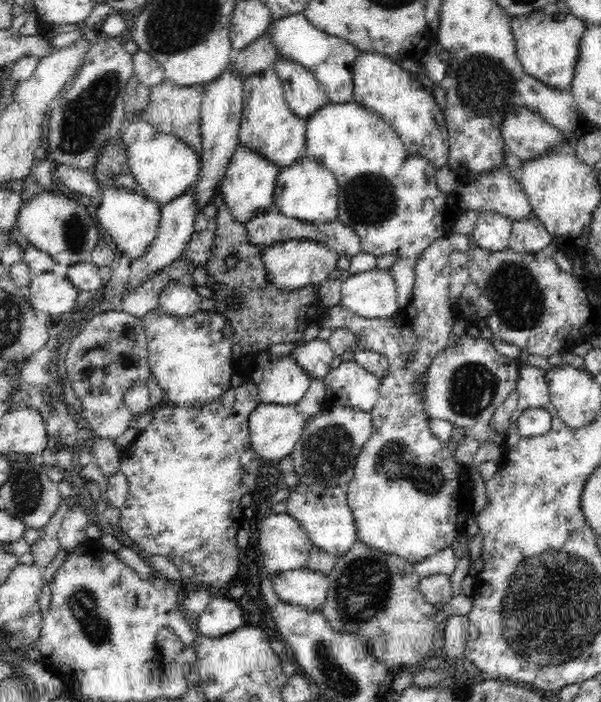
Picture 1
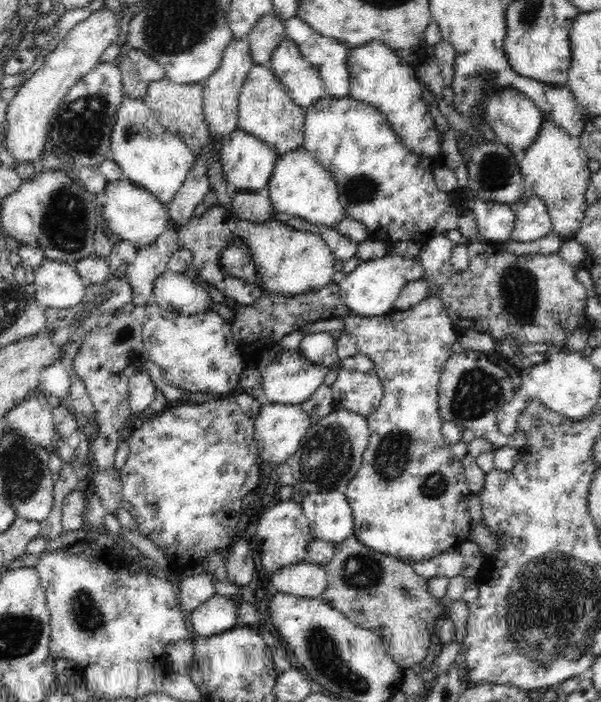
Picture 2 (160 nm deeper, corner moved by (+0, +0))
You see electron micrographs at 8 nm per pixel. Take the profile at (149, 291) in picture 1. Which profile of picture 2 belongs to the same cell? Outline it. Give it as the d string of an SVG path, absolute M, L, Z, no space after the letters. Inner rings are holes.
M168 221L164 232L151 244L137 249L133 263L127 268L126 279L132 287L132 303L148 305L153 301L152 283L167 269L167 262L179 247L178 225Z

